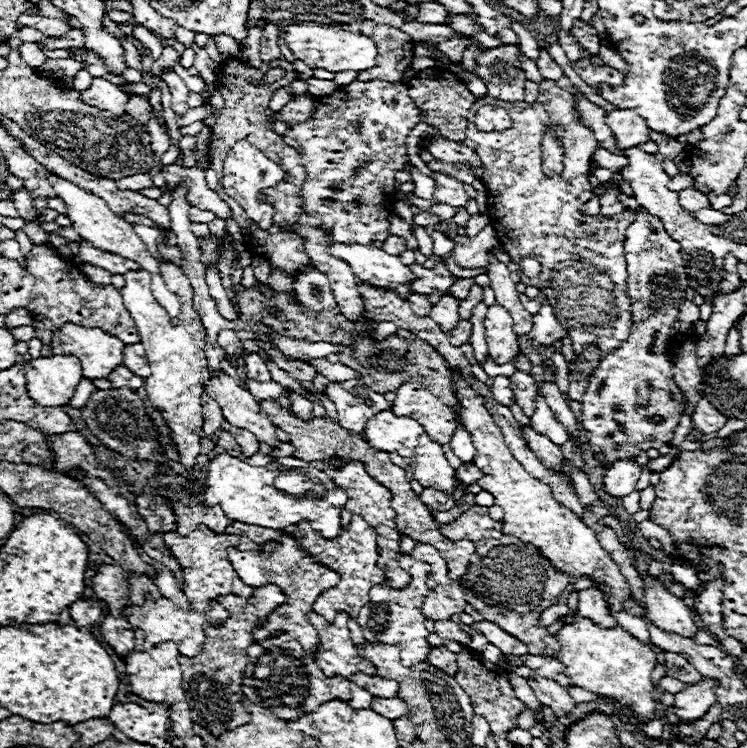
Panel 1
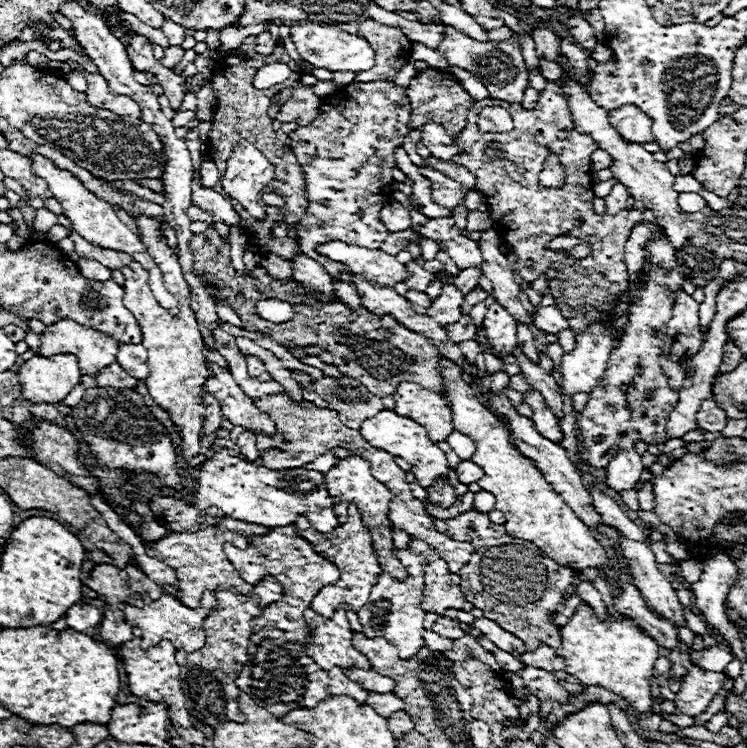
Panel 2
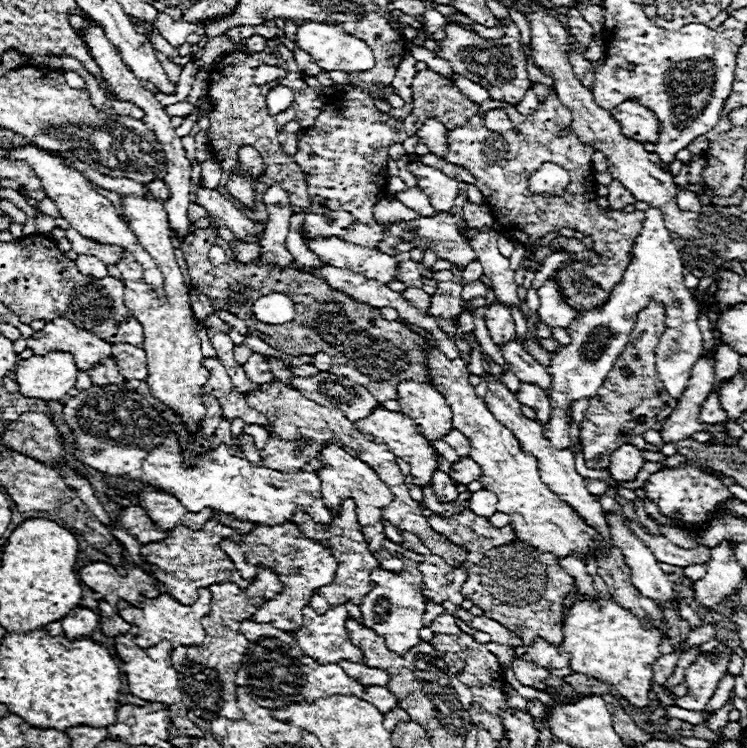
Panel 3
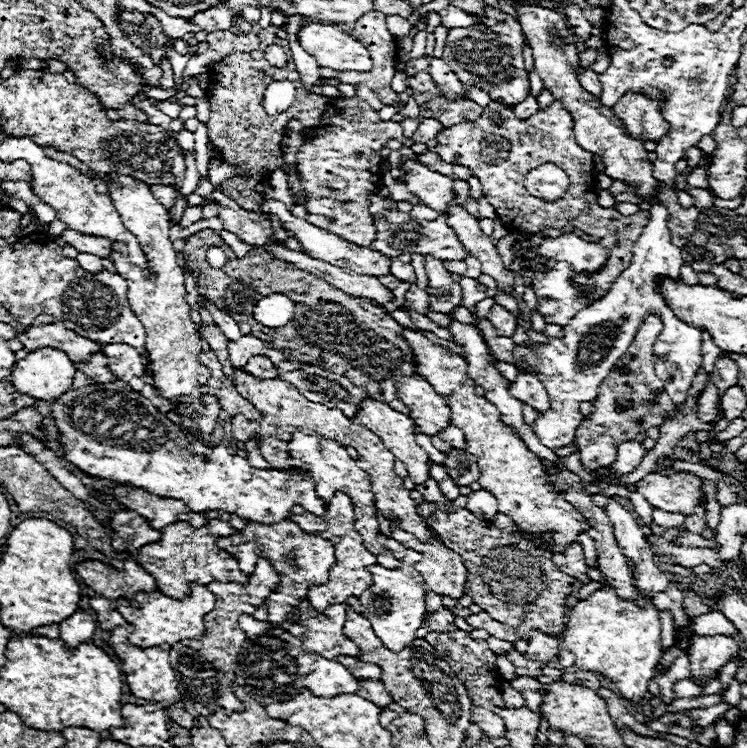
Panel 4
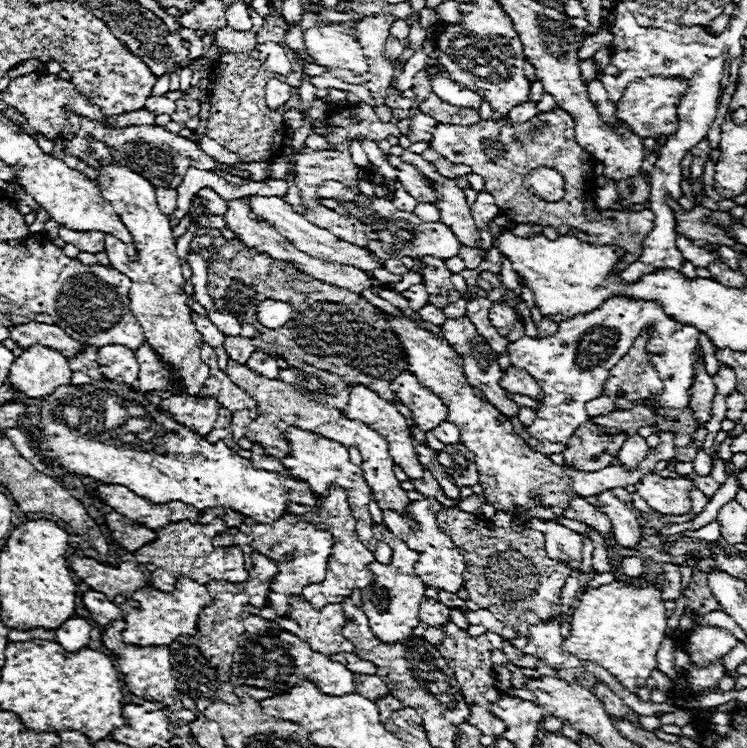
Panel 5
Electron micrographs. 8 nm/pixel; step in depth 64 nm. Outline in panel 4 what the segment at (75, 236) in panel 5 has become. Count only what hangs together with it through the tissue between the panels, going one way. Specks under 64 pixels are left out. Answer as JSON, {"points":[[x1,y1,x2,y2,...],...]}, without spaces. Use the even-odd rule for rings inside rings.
{"points":[[66,228,60,238,74,246,78,252,90,252,90,254,96,254,100,258,108,258,110,256,110,240,102,238,102,236,84,236,80,232,74,232,70,228]]}

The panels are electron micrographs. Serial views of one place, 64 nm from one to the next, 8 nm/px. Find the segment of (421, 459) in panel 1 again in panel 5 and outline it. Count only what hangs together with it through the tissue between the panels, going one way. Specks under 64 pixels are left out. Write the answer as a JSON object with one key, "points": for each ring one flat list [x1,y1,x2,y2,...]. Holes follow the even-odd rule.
{"points":[[350,384,350,398,348,398,348,406,342,410,344,416,348,416,350,420,360,420,364,424,368,424,372,430,380,432,380,436,384,436,390,444,390,452,394,462,408,474,410,480,422,478,422,464,418,462,418,456,412,448,410,442,410,434,408,434,408,420,396,410,396,406,388,400,382,400,380,396,376,396,372,390,368,390,364,384]]}

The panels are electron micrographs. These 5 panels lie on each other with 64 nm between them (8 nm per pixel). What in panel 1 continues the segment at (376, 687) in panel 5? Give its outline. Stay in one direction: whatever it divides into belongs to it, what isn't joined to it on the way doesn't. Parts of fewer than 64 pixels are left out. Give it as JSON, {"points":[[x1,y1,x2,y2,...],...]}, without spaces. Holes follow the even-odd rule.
{"points":[[374,696,372,710,380,712,380,716,388,716,390,720,396,720,396,718,408,714,406,704,400,698,396,698,396,696,394,698,378,698,378,696]]}

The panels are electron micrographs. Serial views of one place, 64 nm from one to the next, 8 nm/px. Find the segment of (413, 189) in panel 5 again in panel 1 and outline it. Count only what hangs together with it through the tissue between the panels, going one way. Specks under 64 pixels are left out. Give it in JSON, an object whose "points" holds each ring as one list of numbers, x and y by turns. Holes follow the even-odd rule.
{"points":[[434,172,434,194,432,200,438,204,448,204,454,208,466,206,466,202,470,200,470,196,464,192,464,184,446,176,446,174,436,174]]}

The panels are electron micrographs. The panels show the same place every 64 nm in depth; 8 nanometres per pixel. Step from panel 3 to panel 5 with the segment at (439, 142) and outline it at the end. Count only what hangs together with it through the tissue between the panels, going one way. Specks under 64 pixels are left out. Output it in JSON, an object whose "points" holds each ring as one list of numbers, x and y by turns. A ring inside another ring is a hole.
{"points":[[414,104,412,108,416,108,416,116,410,118,410,130,408,130,408,140,410,142,430,142,432,136,430,136,430,130,438,124,432,116,424,114,418,110,418,106]]}

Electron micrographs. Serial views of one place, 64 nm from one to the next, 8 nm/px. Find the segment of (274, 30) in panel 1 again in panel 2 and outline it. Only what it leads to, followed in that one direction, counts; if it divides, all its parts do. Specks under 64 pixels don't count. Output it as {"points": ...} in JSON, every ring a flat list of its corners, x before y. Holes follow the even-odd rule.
{"points":[[262,32,262,34,256,36,256,46,254,46,254,50,256,50,258,54,270,54,274,46,276,46,276,42,272,40,270,32]]}

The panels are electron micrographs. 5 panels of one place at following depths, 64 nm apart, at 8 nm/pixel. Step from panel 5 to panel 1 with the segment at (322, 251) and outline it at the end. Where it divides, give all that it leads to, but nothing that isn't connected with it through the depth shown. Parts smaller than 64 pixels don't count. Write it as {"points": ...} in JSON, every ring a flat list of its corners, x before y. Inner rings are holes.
{"points":[[332,244,328,246,328,252,334,258,348,262,360,280,380,288,394,290,396,286,408,284,416,278,410,268,398,260,398,256,386,254,382,248,368,248,362,244]]}

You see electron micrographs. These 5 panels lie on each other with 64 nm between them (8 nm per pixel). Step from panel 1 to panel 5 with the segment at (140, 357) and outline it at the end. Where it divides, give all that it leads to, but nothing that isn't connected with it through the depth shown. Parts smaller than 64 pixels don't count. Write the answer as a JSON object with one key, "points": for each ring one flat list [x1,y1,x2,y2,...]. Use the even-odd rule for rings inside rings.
{"points":[[110,344,110,346,98,348,96,362,106,380,132,384,138,376,138,362,134,358,134,352,124,346]]}

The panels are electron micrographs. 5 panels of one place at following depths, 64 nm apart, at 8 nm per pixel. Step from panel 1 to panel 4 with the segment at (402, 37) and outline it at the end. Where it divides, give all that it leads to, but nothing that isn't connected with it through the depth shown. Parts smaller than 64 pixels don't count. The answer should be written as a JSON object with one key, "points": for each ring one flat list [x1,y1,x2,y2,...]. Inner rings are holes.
{"points":[[368,12,356,22,352,36,356,36,356,40,360,40,368,48,372,56,372,70,370,72,338,72,338,80,352,86,364,84,376,94,392,92,390,80,396,74,398,46,396,46,396,38,386,28,386,16,382,12]]}

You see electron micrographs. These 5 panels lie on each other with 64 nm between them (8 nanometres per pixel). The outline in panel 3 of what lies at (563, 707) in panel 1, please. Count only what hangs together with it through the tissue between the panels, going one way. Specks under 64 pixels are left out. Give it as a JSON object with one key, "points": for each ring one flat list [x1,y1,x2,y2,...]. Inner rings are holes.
{"points":[[514,656,512,666,514,666,514,674,516,674,516,678,518,678,524,686,542,684,542,682,550,676,544,668,536,666,536,664,530,664,530,662,526,662,526,660,518,658,518,656]]}

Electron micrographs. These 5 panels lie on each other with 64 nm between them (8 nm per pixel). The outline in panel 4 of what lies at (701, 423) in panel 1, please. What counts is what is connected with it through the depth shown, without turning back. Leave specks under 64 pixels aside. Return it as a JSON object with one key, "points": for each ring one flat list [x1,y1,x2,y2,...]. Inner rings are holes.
{"points":[[708,382,708,388,700,392,698,400,698,416,702,422,712,422,718,416,716,404,718,404,718,388,712,382]]}

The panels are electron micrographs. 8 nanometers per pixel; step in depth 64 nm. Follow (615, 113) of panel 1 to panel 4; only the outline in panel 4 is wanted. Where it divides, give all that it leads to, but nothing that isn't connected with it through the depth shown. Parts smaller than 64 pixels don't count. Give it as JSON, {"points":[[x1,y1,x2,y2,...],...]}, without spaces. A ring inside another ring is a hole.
{"points":[[626,92,612,108,626,124,630,136,638,140,660,140,670,132,670,124,662,116,662,100,648,98,642,92]]}

